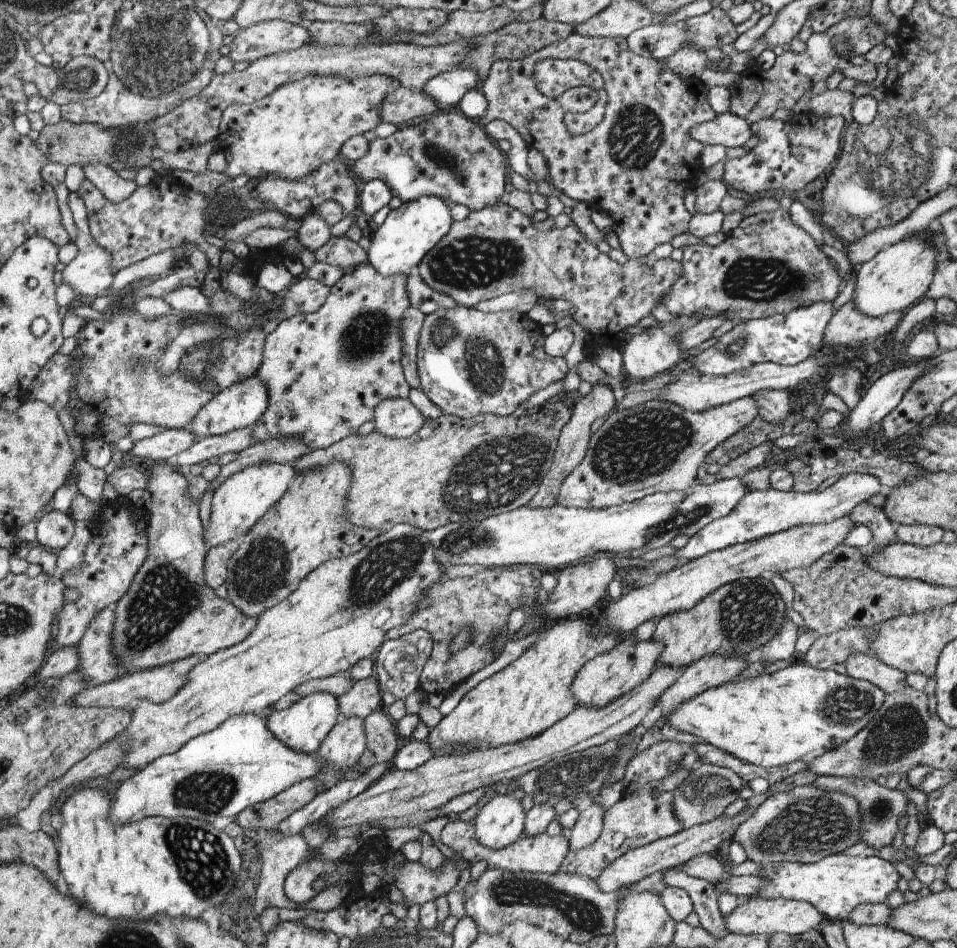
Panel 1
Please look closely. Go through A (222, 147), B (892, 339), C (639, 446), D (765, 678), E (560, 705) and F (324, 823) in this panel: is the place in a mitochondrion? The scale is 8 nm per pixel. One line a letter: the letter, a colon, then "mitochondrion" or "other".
A: other
B: other
C: mitochondrion
D: other
E: other
F: other

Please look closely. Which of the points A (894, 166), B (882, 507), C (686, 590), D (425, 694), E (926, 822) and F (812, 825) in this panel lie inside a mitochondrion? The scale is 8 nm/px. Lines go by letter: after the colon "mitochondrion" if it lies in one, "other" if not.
A: mitochondrion
B: other
C: other
D: other
E: other
F: mitochondrion

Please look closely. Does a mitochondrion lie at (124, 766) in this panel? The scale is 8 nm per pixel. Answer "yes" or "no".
no

